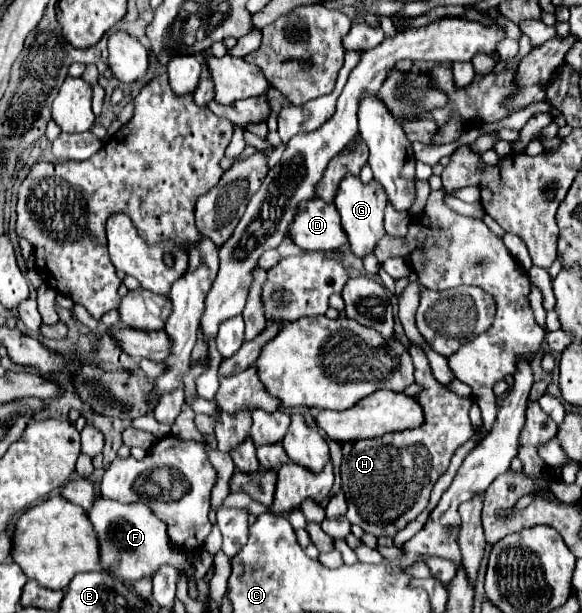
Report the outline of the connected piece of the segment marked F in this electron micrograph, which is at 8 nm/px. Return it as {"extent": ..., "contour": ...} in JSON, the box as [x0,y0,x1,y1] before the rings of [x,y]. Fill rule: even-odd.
{"extent":[89,497,189,585],"contour":[[[99,497],[89,511],[89,519],[97,531],[101,543],[101,565],[109,569],[113,579],[131,585],[141,577],[153,575],[161,565],[169,563],[173,567],[189,567],[185,555],[173,555],[169,547],[169,537],[165,531],[165,523],[149,511],[143,503],[117,503],[105,497]]]}

